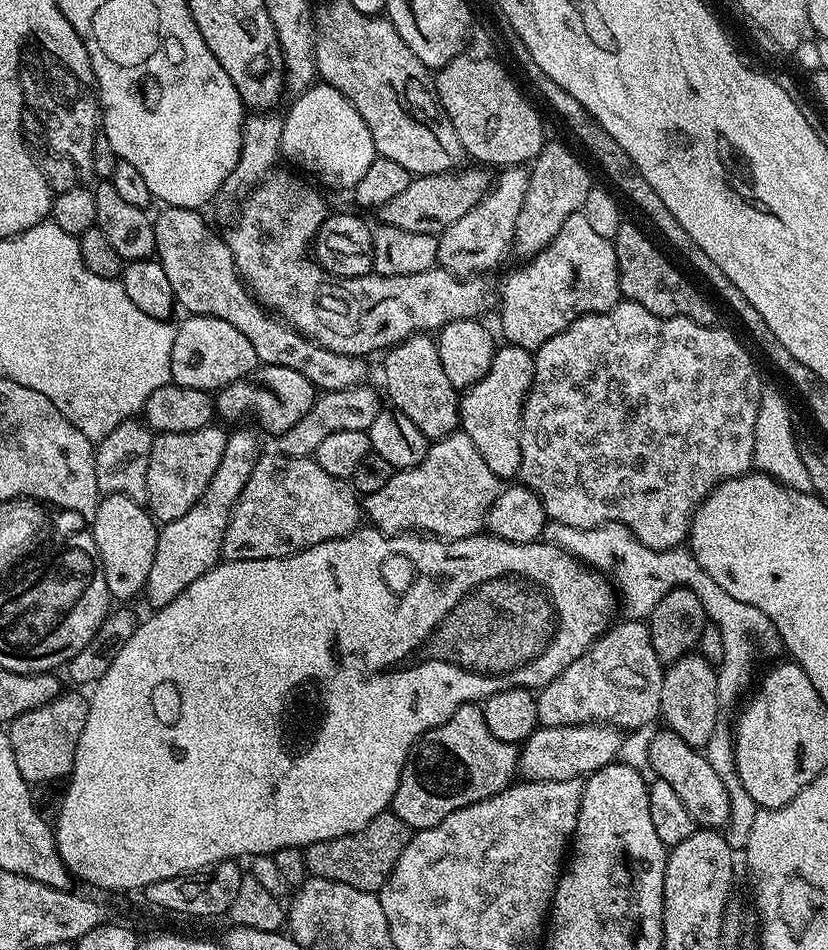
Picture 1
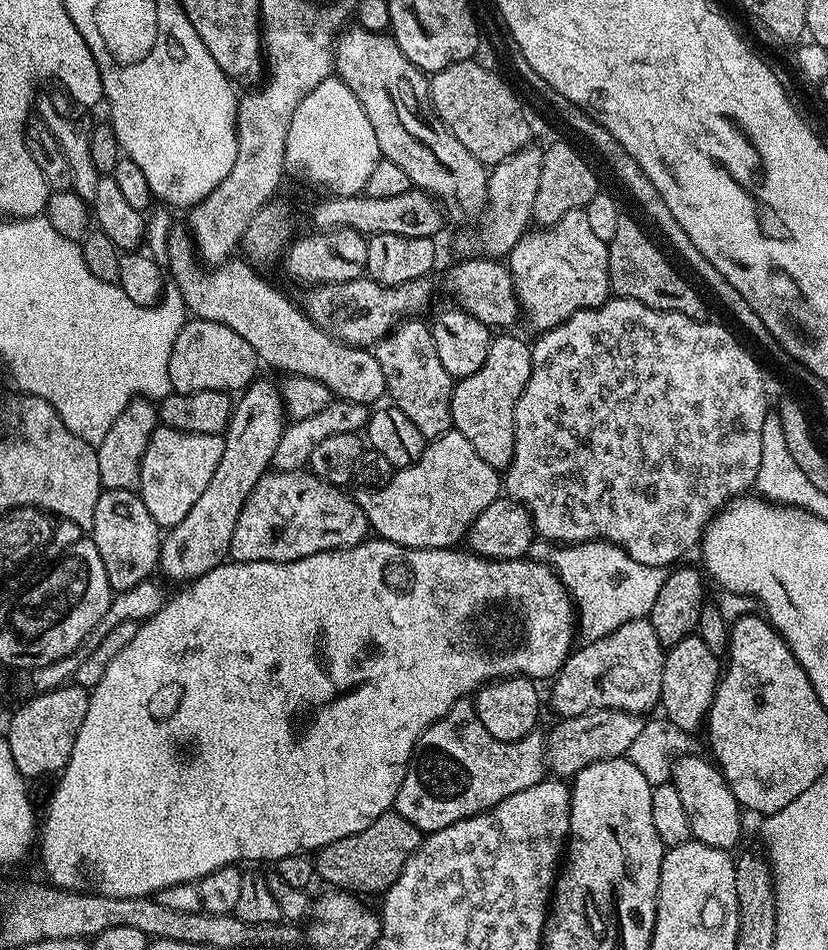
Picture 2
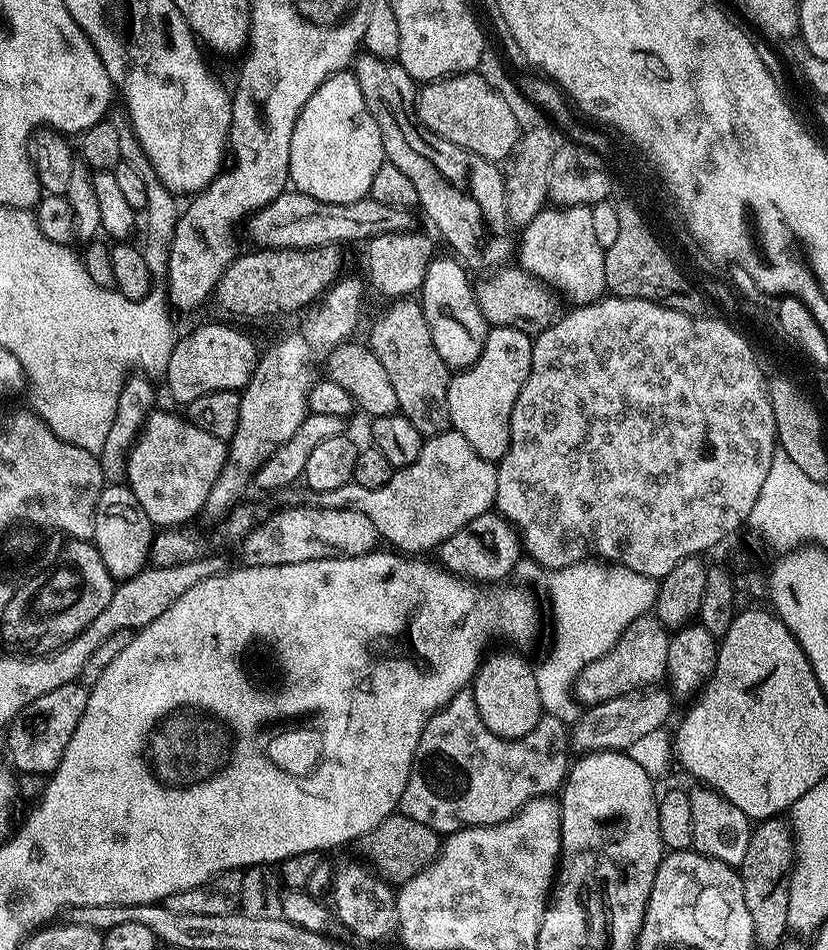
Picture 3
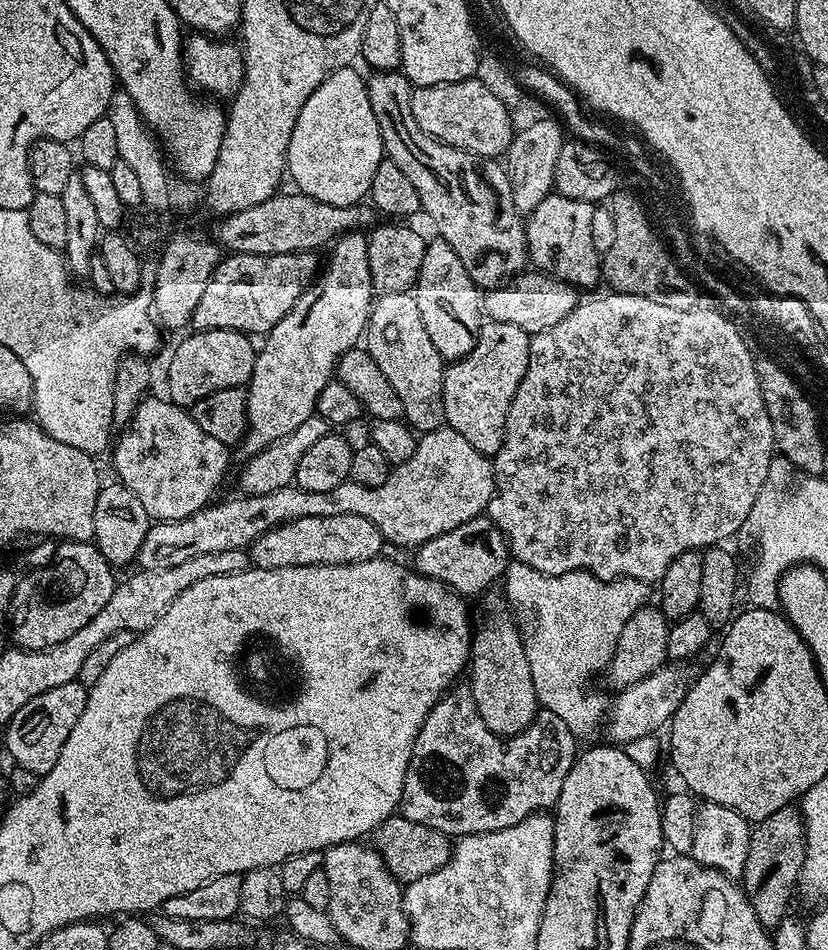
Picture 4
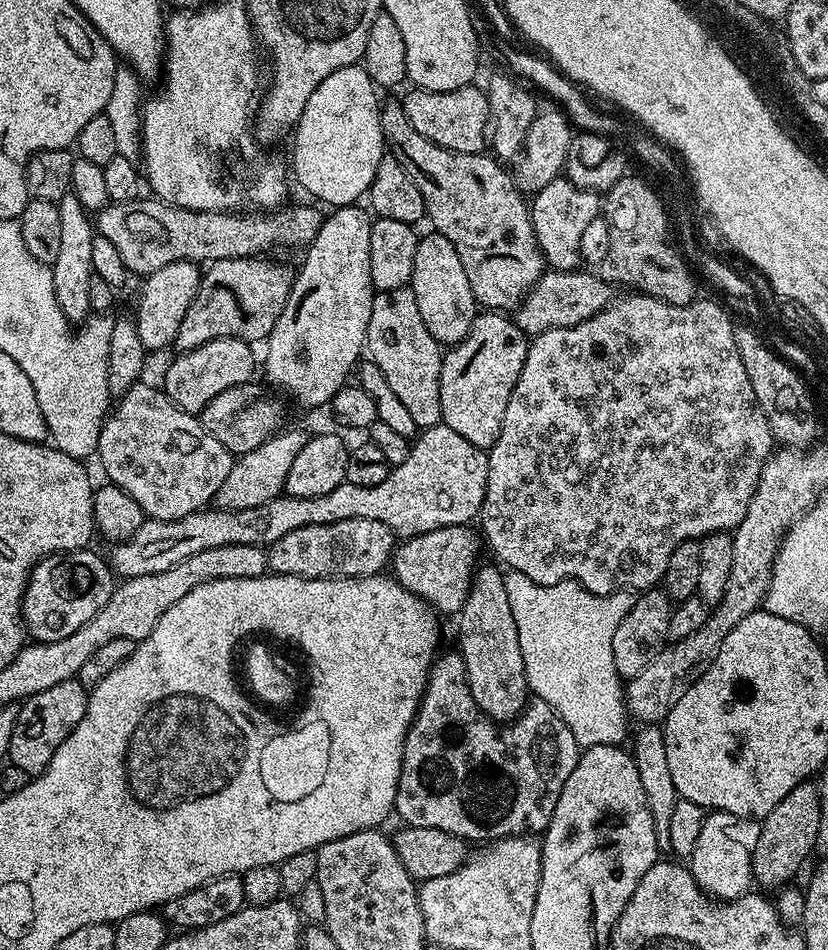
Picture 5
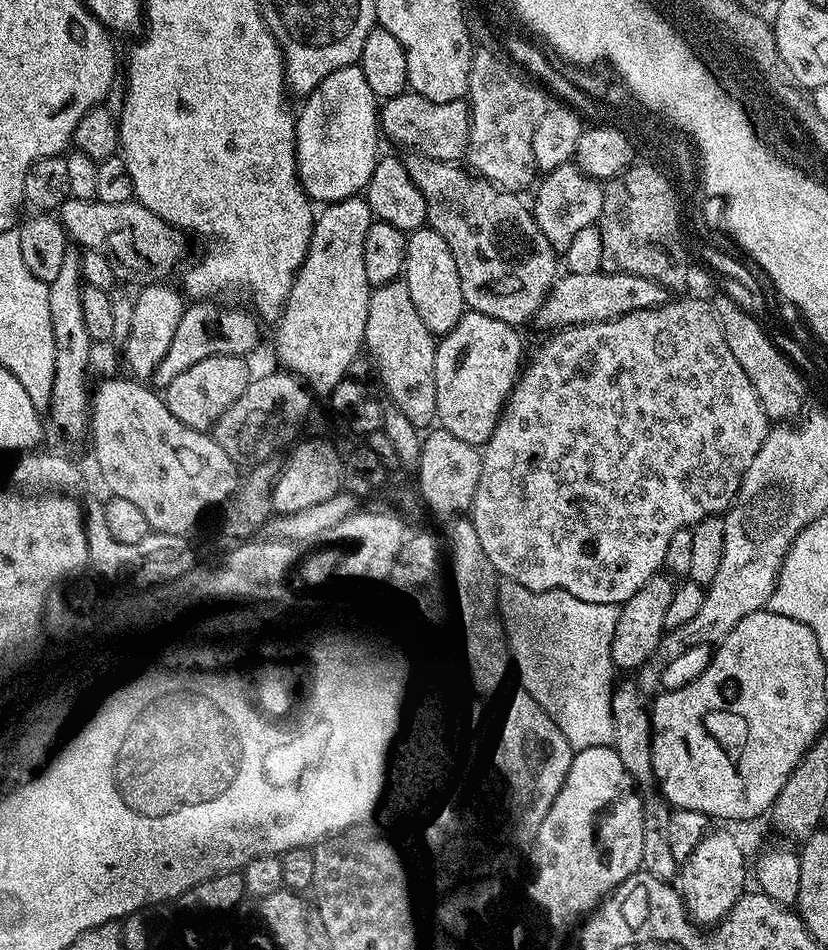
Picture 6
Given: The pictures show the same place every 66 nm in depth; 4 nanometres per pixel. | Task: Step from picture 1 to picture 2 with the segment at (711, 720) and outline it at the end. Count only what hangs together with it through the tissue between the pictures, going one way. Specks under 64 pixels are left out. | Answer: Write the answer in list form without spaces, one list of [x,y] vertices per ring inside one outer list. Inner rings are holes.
[[[698,635],[682,638],[664,654],[662,666],[662,690],[660,691],[660,704],[663,715],[678,726],[682,733],[696,734],[696,731],[705,727],[708,719],[708,711],[712,705],[712,699],[716,696],[716,686],[722,675],[721,657],[714,654],[702,642]]]

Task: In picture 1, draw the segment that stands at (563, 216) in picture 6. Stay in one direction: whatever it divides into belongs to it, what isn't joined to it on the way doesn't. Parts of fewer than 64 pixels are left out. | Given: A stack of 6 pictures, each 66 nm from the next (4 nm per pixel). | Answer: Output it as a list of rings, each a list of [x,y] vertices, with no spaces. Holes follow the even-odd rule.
[[[583,211],[570,214],[570,218],[562,222],[562,230],[558,230],[554,242],[519,266],[521,268],[505,282],[504,292],[502,288],[498,296],[500,328],[504,331],[503,339],[509,344],[517,344],[529,350],[541,348],[547,340],[554,338],[554,334],[566,330],[578,318],[595,312],[609,312],[621,303],[615,243],[609,237],[595,232],[590,222],[586,222]]]

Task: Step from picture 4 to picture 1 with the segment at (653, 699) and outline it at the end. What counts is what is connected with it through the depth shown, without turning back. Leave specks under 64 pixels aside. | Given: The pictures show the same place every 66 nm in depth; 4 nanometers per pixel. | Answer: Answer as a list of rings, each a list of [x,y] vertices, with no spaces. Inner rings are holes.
[[[575,724],[574,726],[543,726],[528,735],[520,748],[518,772],[525,781],[566,782],[587,778],[608,764],[617,763],[619,747],[625,733],[612,724]]]

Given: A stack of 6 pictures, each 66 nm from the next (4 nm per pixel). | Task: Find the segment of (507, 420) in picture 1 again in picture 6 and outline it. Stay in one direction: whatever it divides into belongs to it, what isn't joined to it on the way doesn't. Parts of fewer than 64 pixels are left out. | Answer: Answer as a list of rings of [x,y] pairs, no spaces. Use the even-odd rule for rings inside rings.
[[[468,310],[458,322],[458,326],[454,326],[454,330],[439,337],[434,362],[434,382],[438,386],[436,420],[439,427],[454,434],[454,438],[462,438],[462,442],[483,446],[494,434],[500,413],[504,411],[522,372],[520,359],[524,356],[524,340],[516,332],[519,331],[513,325],[498,318]]]

